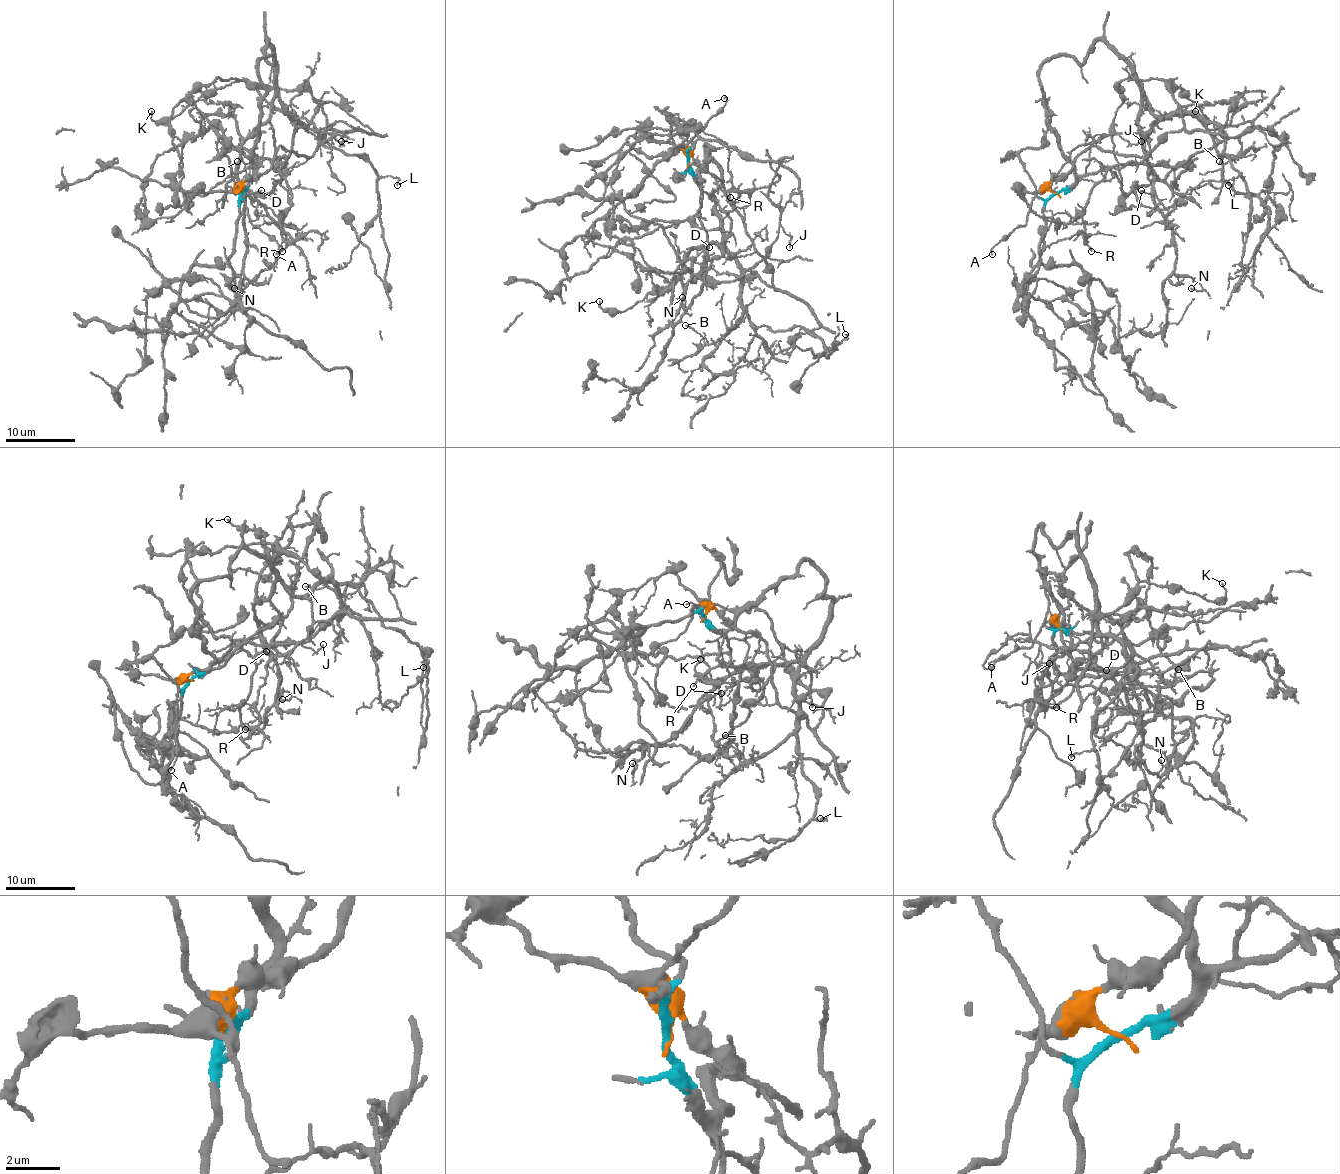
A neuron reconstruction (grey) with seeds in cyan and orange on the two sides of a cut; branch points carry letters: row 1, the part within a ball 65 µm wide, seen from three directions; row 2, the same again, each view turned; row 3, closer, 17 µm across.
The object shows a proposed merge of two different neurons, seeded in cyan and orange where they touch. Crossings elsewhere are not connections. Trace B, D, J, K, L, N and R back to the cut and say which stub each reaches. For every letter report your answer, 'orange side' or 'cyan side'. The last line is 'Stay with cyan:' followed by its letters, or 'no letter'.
B: cyan side
D: cyan side
J: cyan side
K: orange side
L: cyan side
N: cyan side
R: cyan side
Stay with cyan: B, D, J, L, N, R

